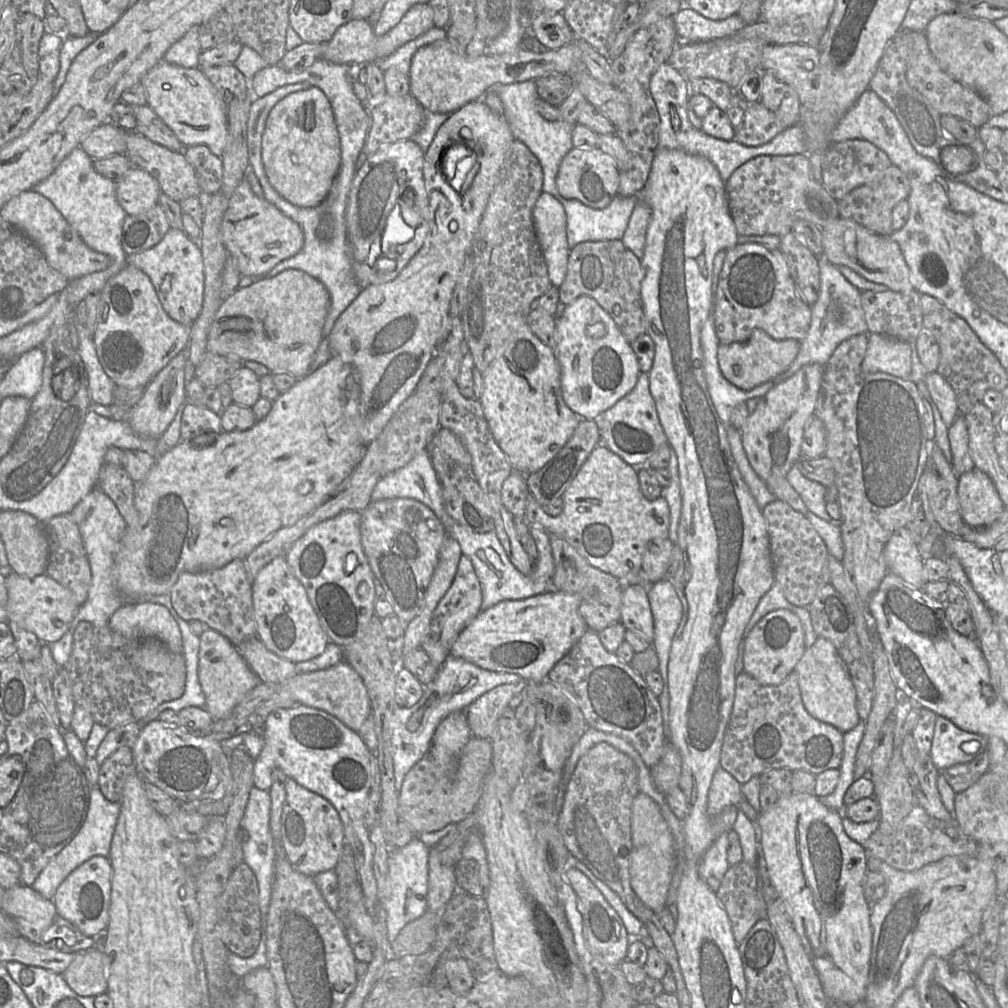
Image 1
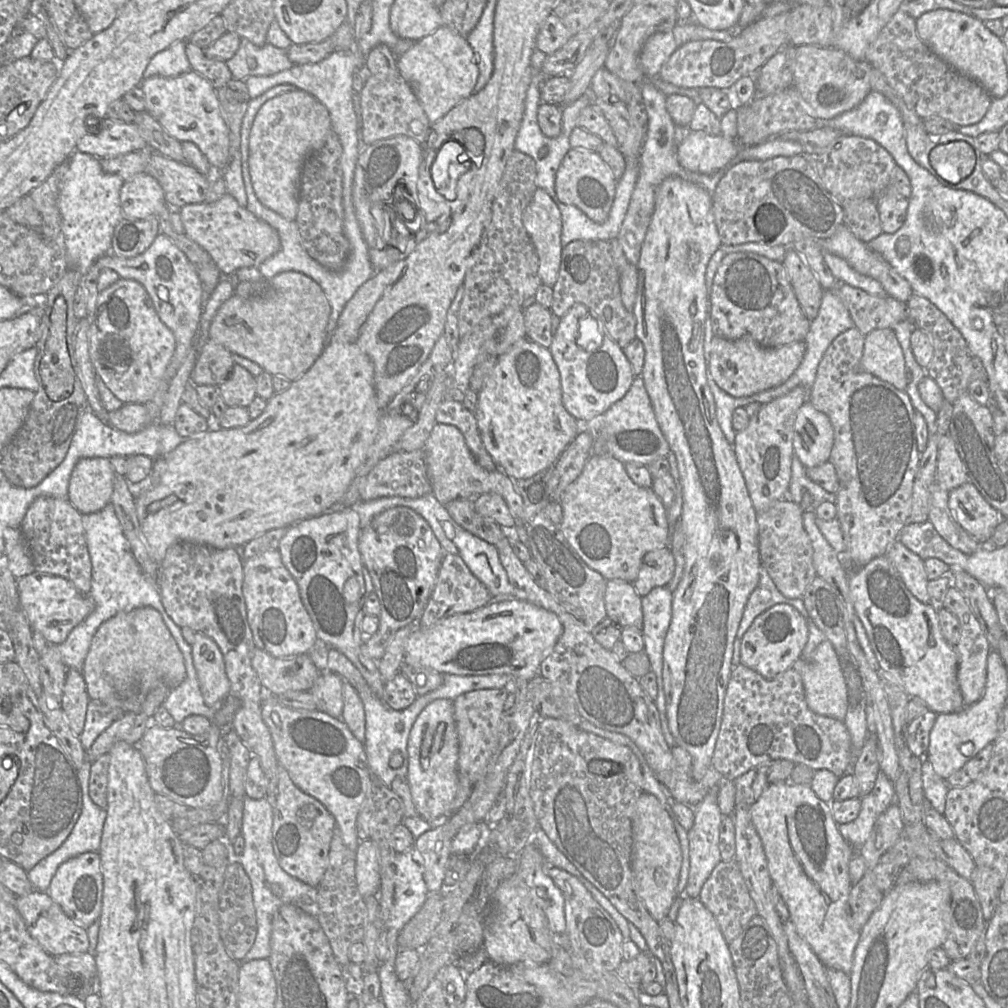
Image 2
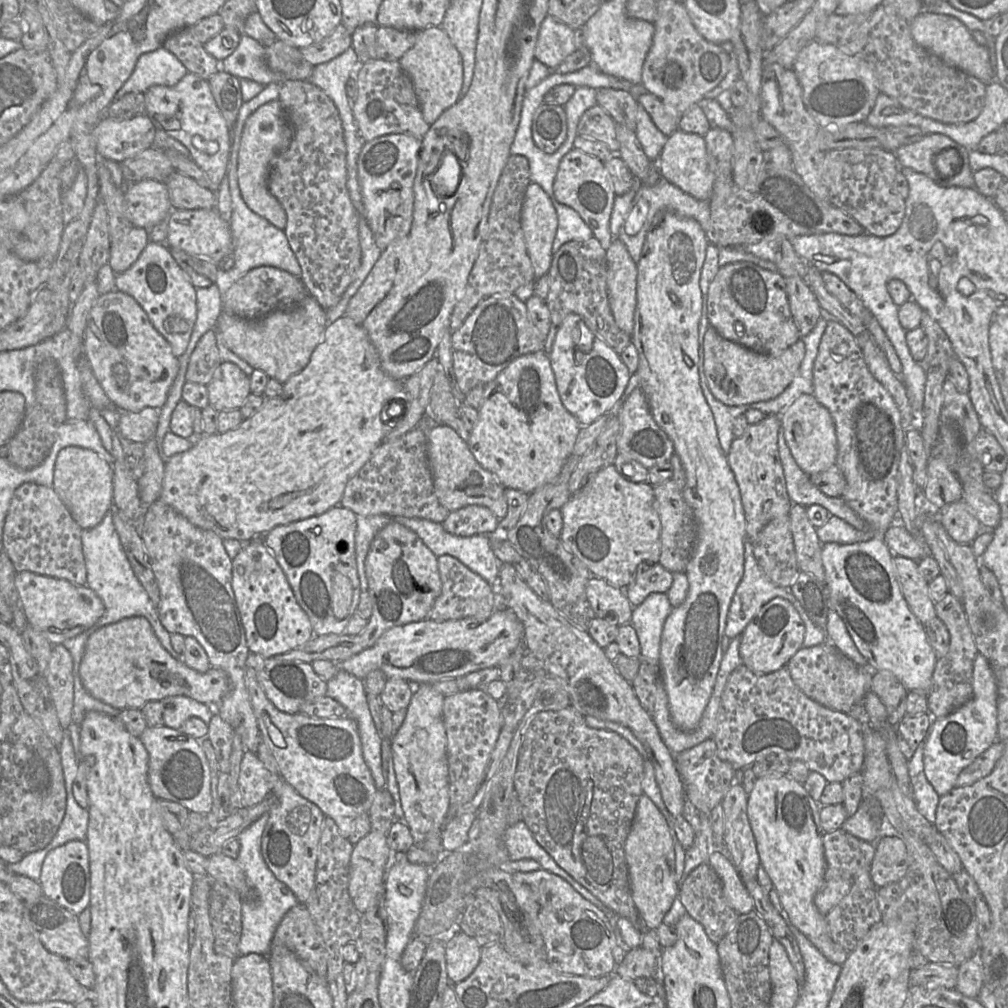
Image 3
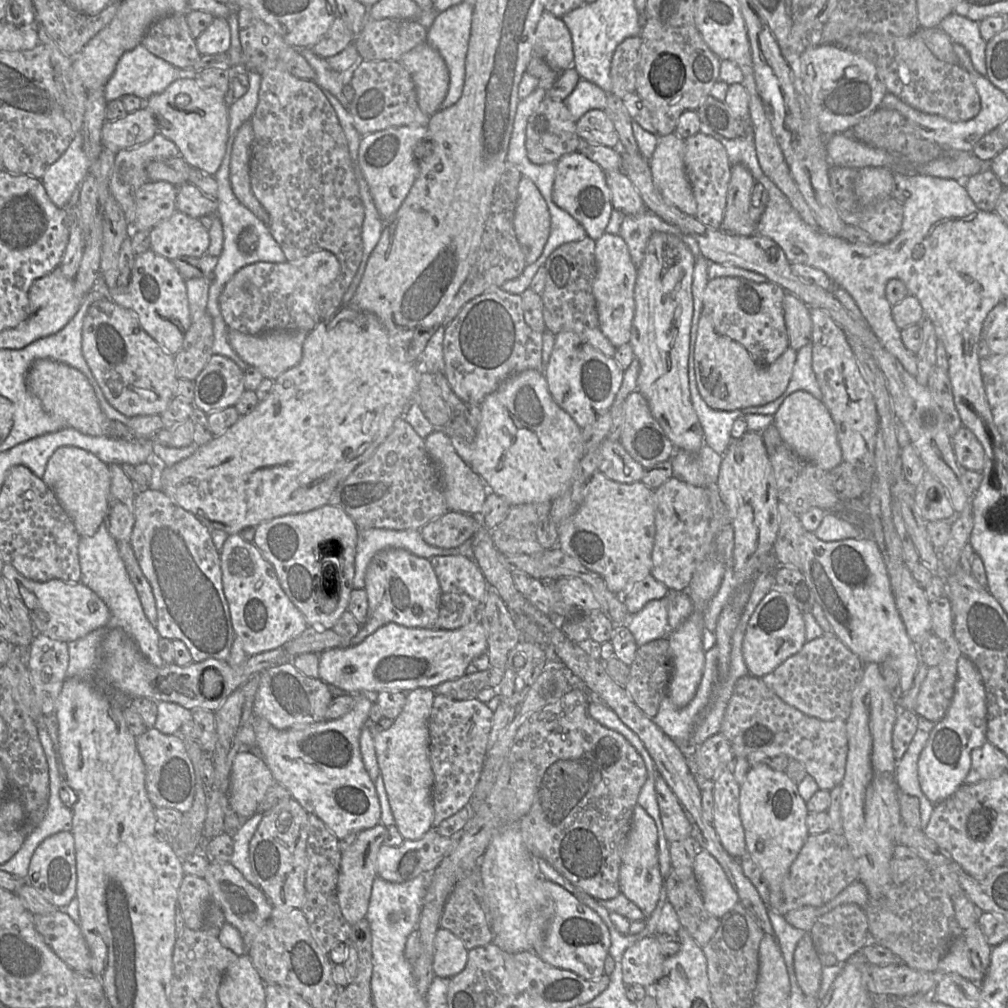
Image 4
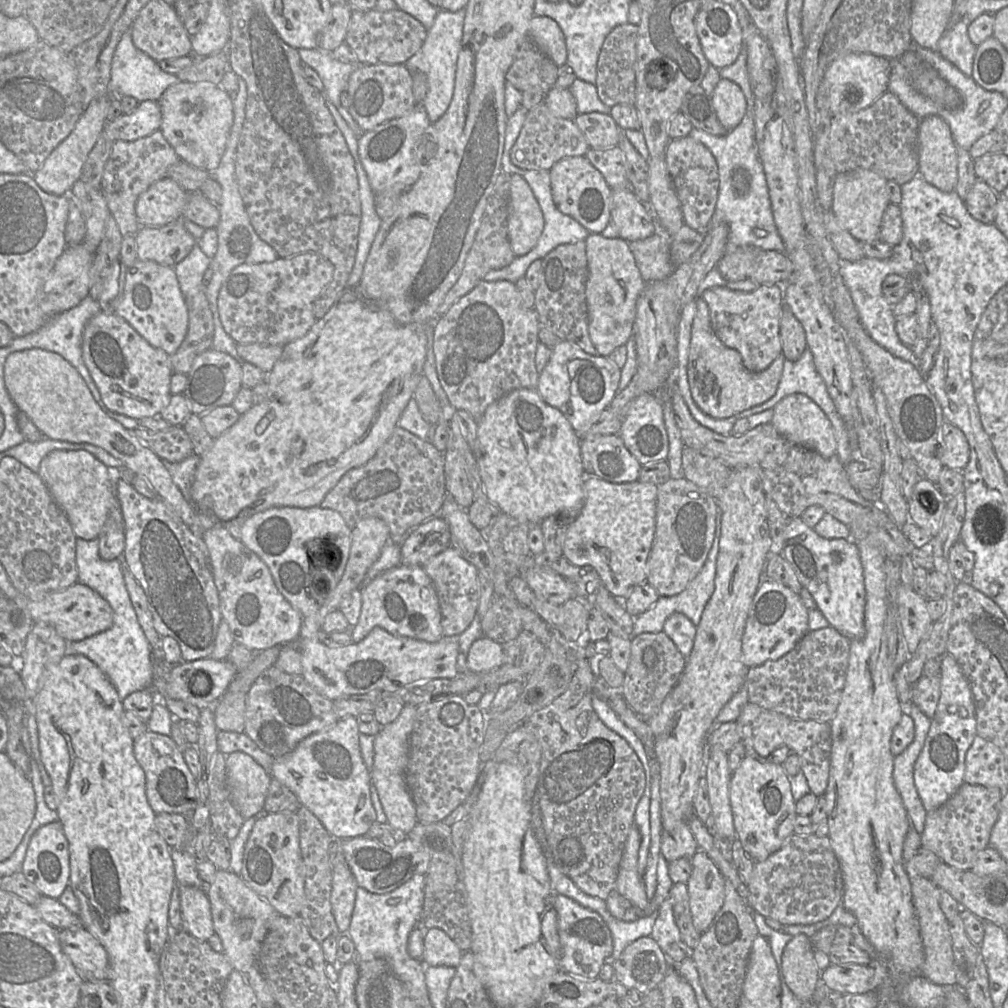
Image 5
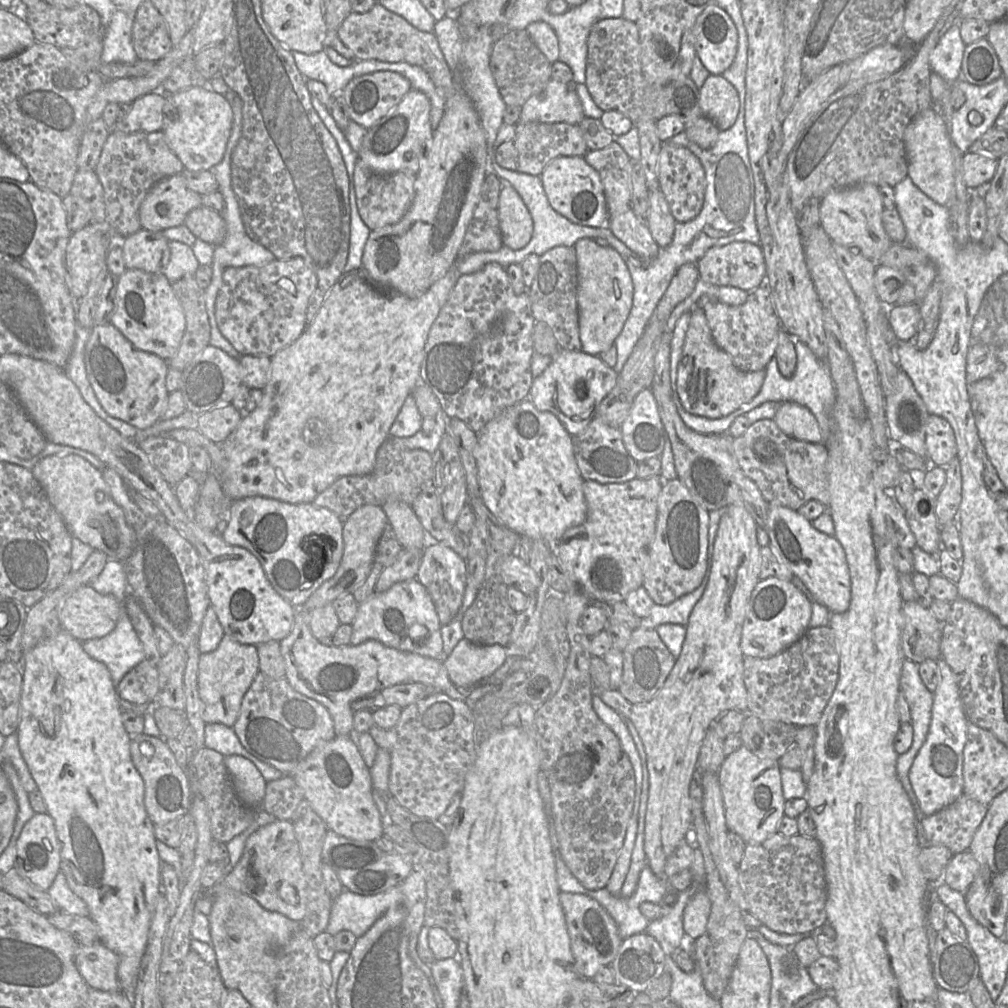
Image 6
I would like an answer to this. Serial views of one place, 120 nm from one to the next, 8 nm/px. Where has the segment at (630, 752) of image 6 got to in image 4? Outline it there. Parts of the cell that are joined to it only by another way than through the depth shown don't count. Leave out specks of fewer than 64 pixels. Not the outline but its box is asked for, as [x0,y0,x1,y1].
[588,701,658,778]

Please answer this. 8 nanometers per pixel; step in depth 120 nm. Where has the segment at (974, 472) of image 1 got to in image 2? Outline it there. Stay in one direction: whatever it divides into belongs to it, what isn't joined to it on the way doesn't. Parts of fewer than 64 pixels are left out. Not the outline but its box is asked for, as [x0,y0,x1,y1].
[948,481,1004,543]

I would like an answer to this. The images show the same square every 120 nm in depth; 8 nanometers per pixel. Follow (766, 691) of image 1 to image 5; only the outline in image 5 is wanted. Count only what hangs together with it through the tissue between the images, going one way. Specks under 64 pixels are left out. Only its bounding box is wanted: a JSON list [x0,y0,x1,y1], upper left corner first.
[735,702,832,797]

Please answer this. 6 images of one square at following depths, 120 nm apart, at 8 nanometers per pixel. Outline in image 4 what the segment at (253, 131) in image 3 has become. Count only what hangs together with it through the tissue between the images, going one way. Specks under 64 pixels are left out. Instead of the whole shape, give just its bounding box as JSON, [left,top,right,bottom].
[230,120,269,224]

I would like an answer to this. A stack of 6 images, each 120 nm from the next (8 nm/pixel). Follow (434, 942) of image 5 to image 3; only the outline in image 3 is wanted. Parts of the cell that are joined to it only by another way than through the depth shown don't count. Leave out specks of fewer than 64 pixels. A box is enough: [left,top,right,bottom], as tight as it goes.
[445,928,481,984]

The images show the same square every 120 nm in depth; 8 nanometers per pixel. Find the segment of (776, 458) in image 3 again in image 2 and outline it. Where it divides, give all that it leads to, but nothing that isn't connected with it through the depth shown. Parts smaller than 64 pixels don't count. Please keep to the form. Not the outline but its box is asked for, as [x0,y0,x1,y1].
[733,386,809,514]

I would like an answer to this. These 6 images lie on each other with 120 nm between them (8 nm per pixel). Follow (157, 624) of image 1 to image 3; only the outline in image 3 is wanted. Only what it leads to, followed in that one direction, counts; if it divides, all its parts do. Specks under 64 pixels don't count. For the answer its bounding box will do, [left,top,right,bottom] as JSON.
[80,616,230,710]

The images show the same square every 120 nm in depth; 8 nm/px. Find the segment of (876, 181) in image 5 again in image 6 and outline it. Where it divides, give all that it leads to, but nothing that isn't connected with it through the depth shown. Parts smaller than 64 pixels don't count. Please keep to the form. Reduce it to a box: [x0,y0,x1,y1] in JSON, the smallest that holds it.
[820,183,893,262]

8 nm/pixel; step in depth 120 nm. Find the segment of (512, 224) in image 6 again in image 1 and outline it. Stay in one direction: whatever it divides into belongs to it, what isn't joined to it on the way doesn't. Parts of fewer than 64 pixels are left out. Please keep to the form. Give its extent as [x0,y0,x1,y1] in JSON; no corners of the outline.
[532,193,570,287]

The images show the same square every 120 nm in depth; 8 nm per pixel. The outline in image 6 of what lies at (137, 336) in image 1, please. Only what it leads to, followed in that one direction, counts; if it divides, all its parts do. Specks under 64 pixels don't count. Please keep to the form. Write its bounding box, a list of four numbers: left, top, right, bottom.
[85,323,169,430]

